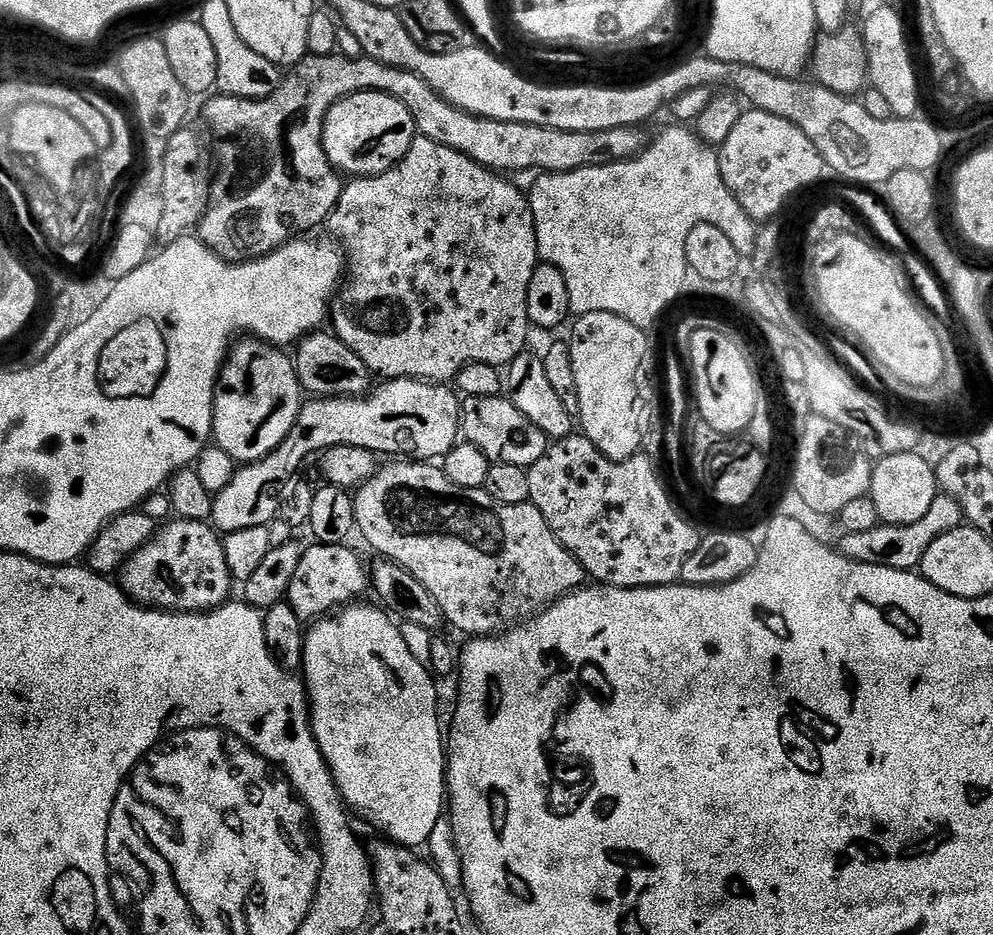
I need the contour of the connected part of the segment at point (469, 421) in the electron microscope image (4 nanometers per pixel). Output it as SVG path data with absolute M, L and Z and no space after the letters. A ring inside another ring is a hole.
M503 395L494 398L467 398L460 409L460 430L467 443L478 446L493 464L532 468L546 454L549 438Z

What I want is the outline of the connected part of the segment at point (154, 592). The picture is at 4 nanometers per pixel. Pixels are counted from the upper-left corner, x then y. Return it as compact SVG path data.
M179 518L165 523L150 543L125 562L118 583L131 600L162 612L211 612L229 603L234 587L221 533L203 520Z

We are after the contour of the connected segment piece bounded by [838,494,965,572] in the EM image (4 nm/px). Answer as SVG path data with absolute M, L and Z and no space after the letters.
M938 494L934 498L934 506L930 506L930 510L926 510L926 515L923 518L918 518L918 522L909 524L881 523L879 528L866 530L866 534L847 534L843 537L844 541L838 544L838 548L849 560L897 568L906 572L919 569L926 550L930 550L930 542L942 538L942 534L961 527L964 523L964 511L957 500Z

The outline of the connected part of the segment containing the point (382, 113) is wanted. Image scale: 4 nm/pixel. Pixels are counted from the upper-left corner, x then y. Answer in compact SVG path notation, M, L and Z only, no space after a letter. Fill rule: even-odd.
M355 92L344 96L326 114L322 142L326 158L348 178L377 176L395 166L417 138L416 123L394 98L385 92Z

